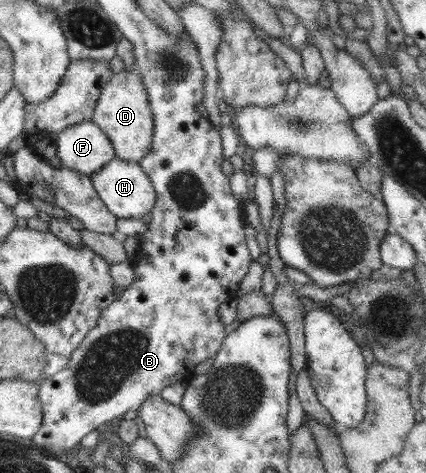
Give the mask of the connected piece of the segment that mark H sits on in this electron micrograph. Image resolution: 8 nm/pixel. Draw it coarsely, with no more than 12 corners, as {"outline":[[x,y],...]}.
{"outline":[[115,156],[91,175],[117,218],[141,219],[157,202],[138,162]]}

